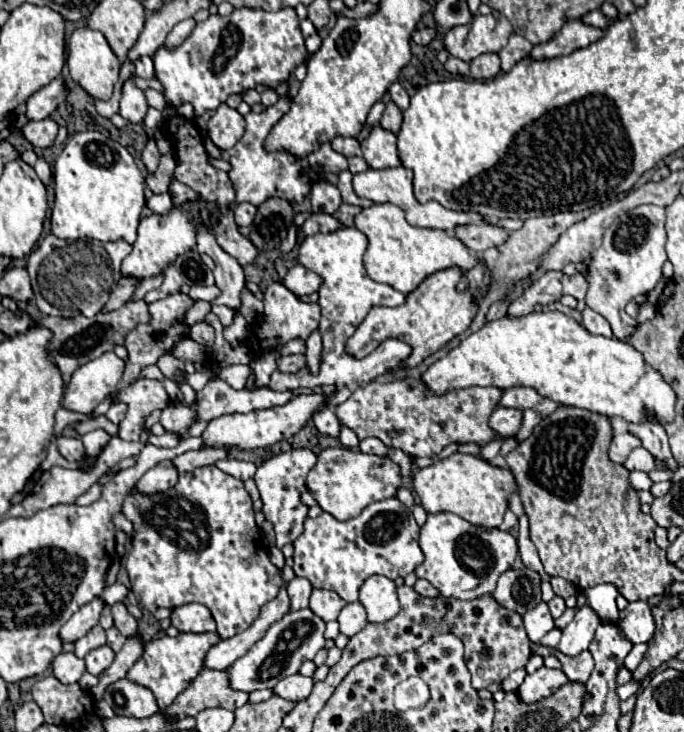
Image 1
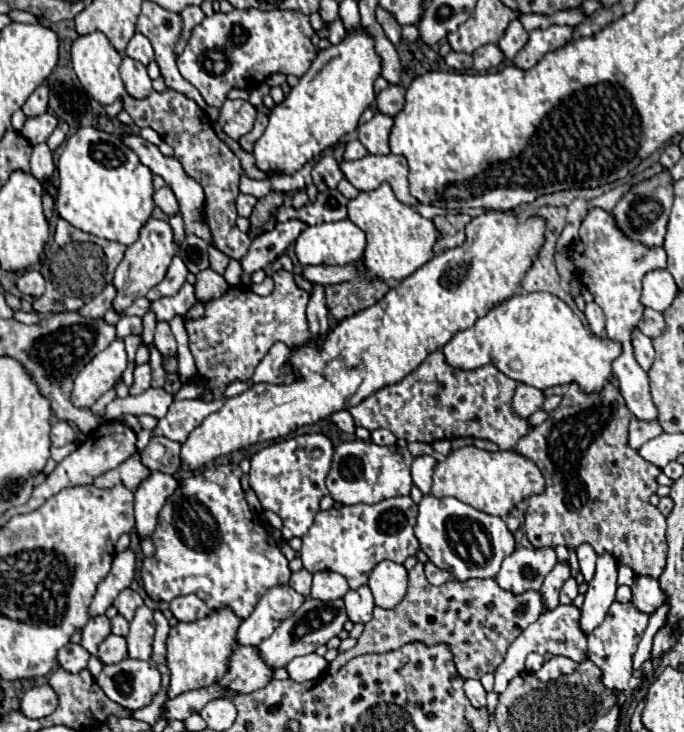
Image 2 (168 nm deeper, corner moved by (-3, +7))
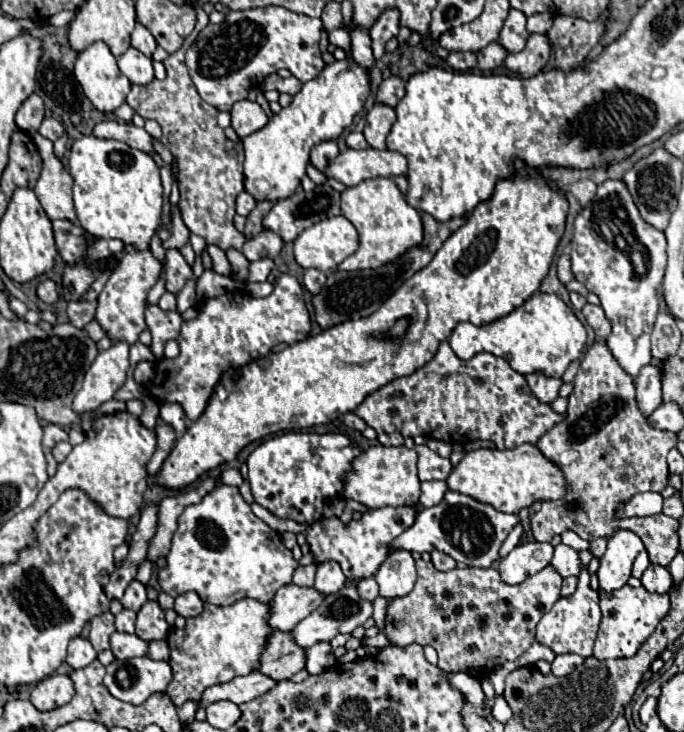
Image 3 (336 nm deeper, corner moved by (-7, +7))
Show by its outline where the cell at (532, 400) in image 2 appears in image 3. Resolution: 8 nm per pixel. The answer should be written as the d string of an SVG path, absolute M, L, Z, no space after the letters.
M541 371L529 373L529 375L525 375L525 379L531 387L531 393L543 403L551 403L559 395L559 387L563 385L563 381L559 377L547 377Z

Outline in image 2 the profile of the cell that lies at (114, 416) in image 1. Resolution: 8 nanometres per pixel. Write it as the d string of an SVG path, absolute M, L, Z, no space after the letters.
M149 363L135 367L135 381L129 387L129 395L141 395L151 385L151 367Z

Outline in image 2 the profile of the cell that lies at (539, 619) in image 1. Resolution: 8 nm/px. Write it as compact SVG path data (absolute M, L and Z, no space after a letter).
M557 563L555 569L547 575L547 579L541 585L541 597L543 597L543 605L545 611L553 611L559 605L559 589L561 585L569 579L569 565L567 563Z

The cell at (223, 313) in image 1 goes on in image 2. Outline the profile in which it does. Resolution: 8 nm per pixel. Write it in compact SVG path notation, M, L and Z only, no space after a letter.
M279 269L271 276L275 289L267 297L259 297L243 287L231 287L223 297L209 301L203 319L191 319L185 323L189 333L189 349L197 361L197 381L207 383L215 391L207 391L203 399L211 401L223 395L225 385L241 379L251 379L257 363L269 353L275 343L285 343L289 349L307 345L311 333L307 329L305 309L311 293L295 285L293 275Z

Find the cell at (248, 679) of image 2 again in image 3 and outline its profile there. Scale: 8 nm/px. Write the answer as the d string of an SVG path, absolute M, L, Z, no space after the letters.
M273 631L261 655L261 671L277 681L283 681L301 671L305 667L305 661L305 649L295 643L291 633Z

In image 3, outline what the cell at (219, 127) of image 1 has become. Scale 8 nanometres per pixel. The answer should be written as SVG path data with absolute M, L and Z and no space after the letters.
M245 99L235 103L235 107L231 109L231 127L237 131L241 139L259 131L267 121L267 113L255 101Z

